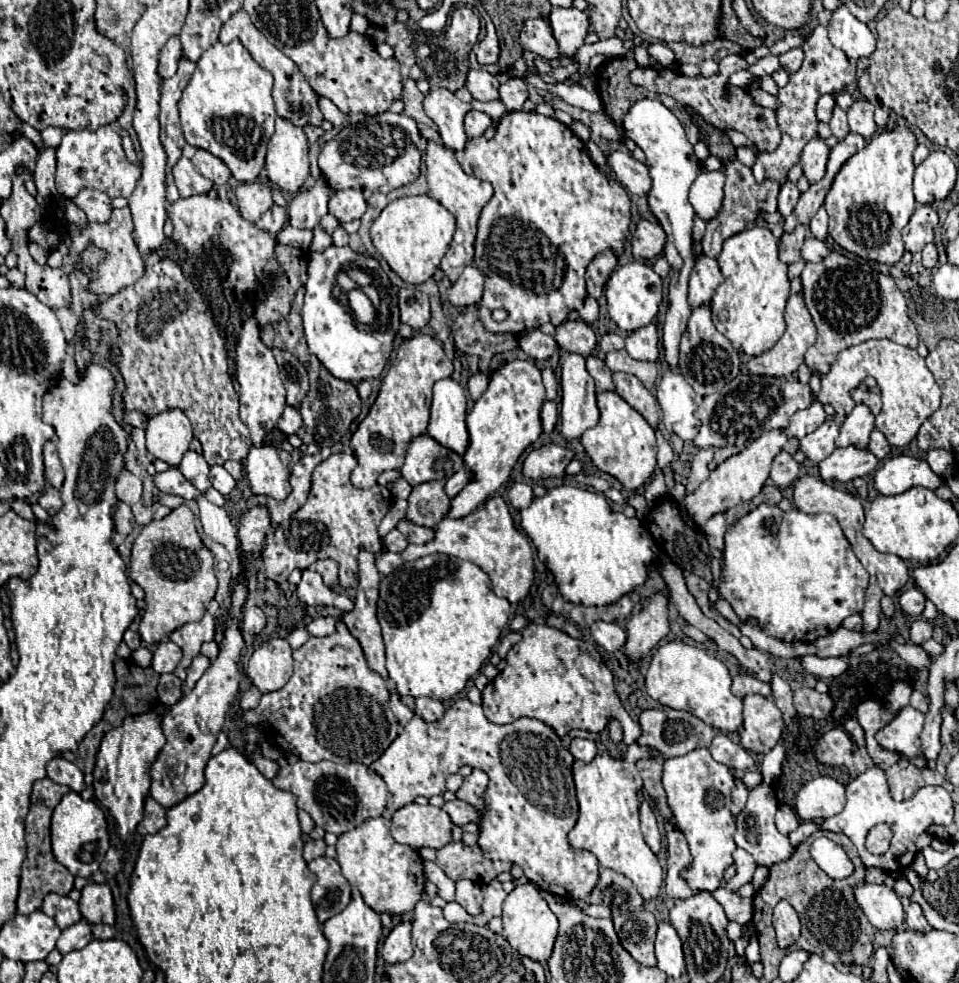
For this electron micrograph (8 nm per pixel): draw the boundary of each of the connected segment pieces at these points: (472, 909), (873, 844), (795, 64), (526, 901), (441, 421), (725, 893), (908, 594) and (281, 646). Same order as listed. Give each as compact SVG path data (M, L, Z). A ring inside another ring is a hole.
M459 879L455 885L457 885L455 901L463 905L471 915L475 915L481 909L481 901L483 901L481 887L469 879Z
M881 823L881 825L875 825L869 833L867 833L867 849L875 855L881 855L889 849L889 843L891 843L891 837L893 837L893 831L887 823Z
M791 49L791 51L783 53L783 55L779 55L781 67L783 67L787 73L795 73L795 71L799 71L803 59L805 59L803 49Z
M533 883L517 885L503 903L503 937L509 941L509 945L521 955L535 959L539 963L547 963L547 959L553 953L553 945L557 939L559 921L555 913L549 909L545 899L537 893L537 887Z
M441 379L433 387L431 421L427 427L429 437L439 445L465 455L469 447L469 431L465 425L467 397L463 387L453 379Z
M719 889L715 893L715 899L723 905L729 921L737 921L739 925L745 925L745 923L751 921L751 917L753 917L753 899L741 897L739 893L729 891L729 889Z
M917 587L903 591L903 595L899 599L899 607L903 609L905 615L913 615L913 617L921 615L923 609L925 609L925 595L923 595L923 591L917 589Z
M285 639L263 643L249 659L247 675L261 693L279 691L293 675L291 647Z

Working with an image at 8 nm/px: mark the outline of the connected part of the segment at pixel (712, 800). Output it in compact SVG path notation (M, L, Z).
M697 749L691 751L689 755L681 755L675 759L667 759L663 765L663 789L667 793L667 803L675 813L677 829L687 837L693 861L689 867L681 871L681 877L687 881L687 885L693 891L715 891L717 887L723 885L723 871L733 865L731 853L735 851L735 819L729 811L731 805L731 789L733 789L733 773L729 767L717 763L711 755L709 749Z

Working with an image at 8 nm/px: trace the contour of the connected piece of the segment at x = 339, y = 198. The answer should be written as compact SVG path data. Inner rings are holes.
M345 189L335 191L329 199L329 213L333 213L341 223L361 219L367 209L363 193L359 189Z

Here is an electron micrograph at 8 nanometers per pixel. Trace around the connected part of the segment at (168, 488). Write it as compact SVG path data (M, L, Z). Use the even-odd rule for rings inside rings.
M167 469L163 473L155 473L153 481L159 491L169 495L179 495L183 499L195 499L199 491L181 475L179 469Z

